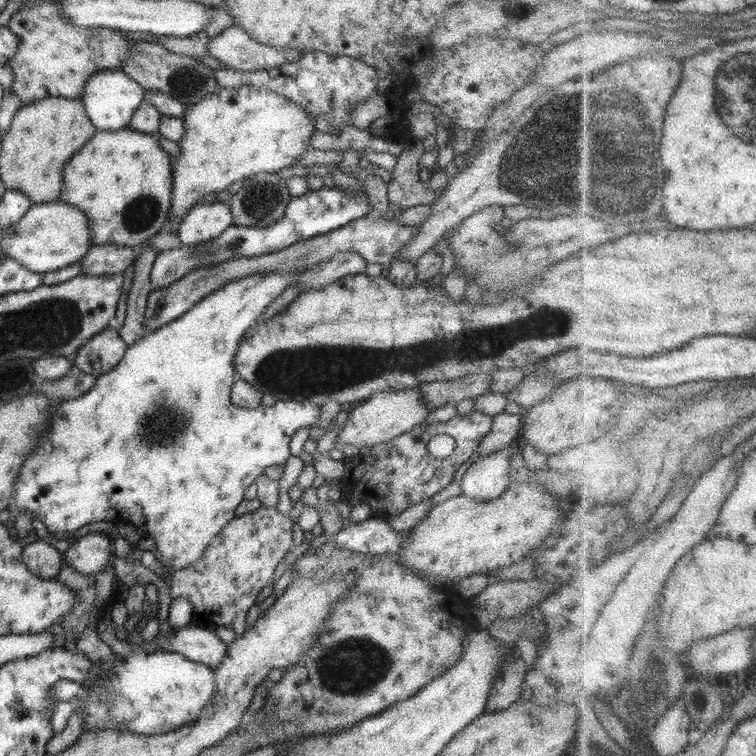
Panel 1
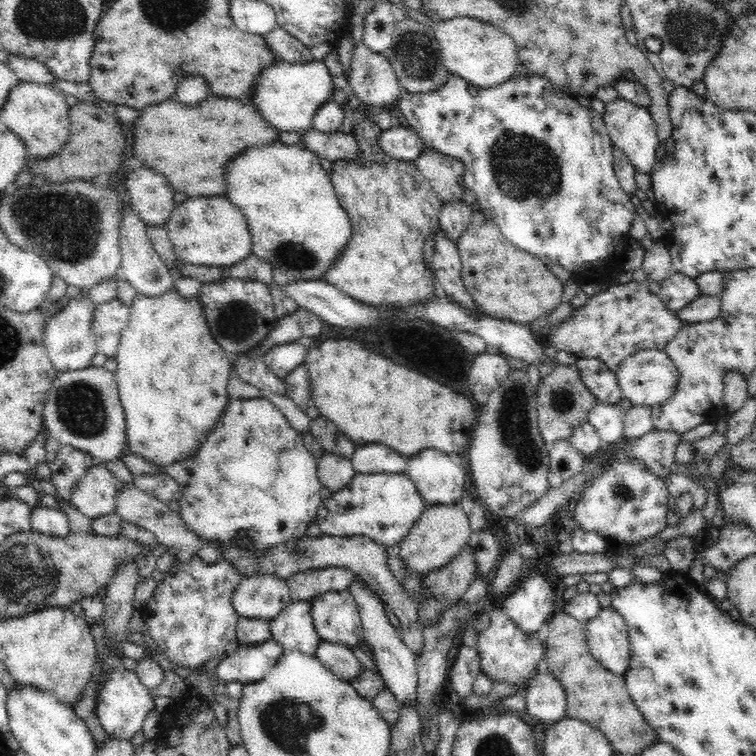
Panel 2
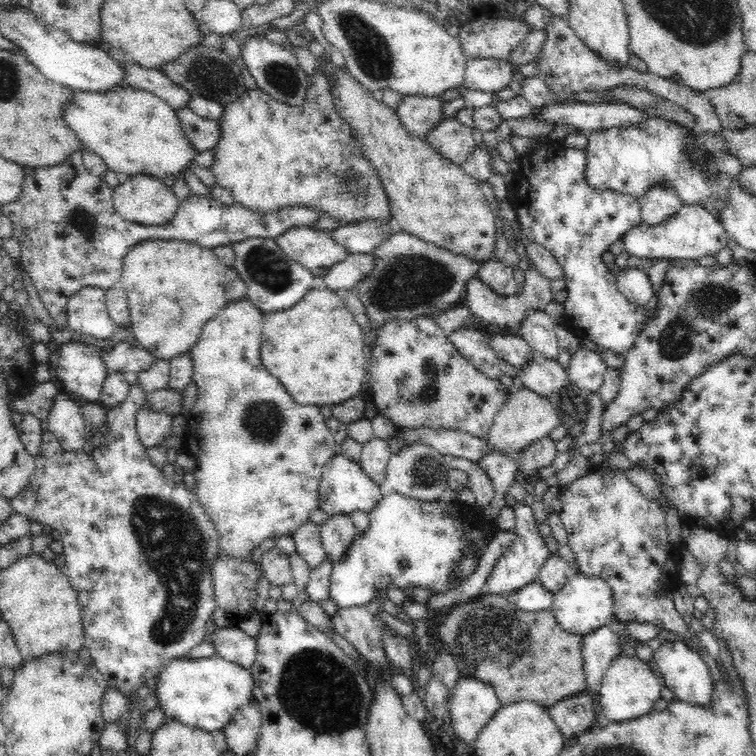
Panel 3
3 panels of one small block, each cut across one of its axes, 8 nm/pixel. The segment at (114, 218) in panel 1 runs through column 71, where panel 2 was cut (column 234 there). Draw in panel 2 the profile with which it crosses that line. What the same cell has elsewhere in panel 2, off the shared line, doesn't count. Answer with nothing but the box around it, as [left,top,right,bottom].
[226,141,353,281]

